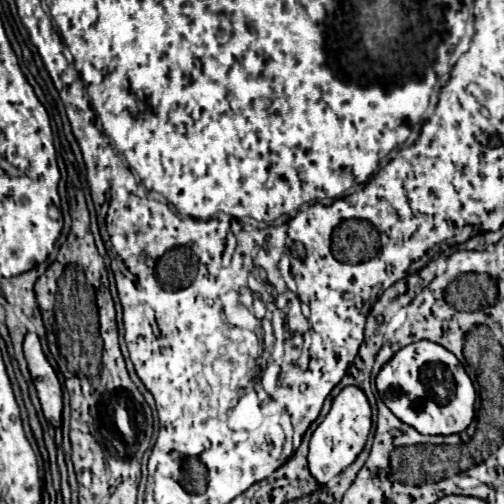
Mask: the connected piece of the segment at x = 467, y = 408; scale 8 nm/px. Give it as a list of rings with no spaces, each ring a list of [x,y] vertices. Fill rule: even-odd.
[[[418,340],[400,348],[378,372],[376,388],[392,414],[420,434],[446,436],[464,432],[474,420],[476,390],[472,380],[450,350],[430,340]]]

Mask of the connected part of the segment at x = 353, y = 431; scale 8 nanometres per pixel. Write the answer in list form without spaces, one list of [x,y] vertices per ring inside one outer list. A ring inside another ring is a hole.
[[[346,386],[334,400],[332,408],[326,418],[318,424],[310,438],[310,452],[308,452],[308,466],[312,476],[320,484],[328,484],[336,478],[344,468],[348,468],[356,456],[366,446],[368,434],[372,428],[372,408],[366,394],[358,386]]]

